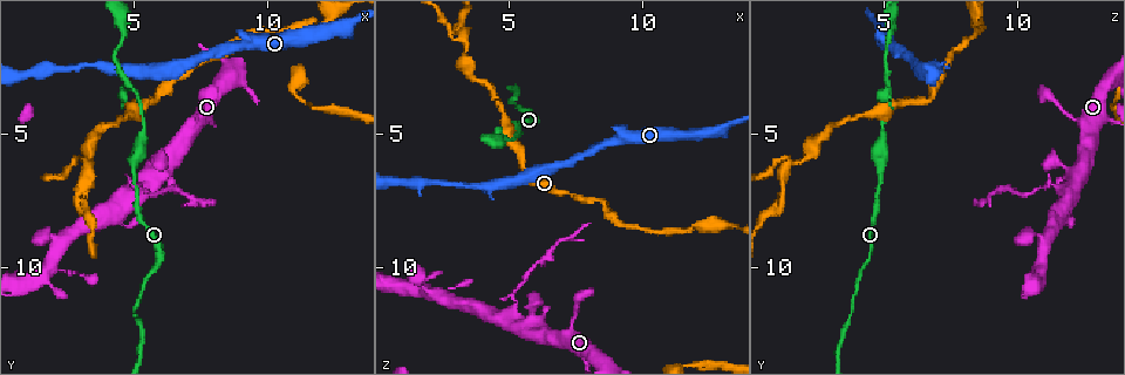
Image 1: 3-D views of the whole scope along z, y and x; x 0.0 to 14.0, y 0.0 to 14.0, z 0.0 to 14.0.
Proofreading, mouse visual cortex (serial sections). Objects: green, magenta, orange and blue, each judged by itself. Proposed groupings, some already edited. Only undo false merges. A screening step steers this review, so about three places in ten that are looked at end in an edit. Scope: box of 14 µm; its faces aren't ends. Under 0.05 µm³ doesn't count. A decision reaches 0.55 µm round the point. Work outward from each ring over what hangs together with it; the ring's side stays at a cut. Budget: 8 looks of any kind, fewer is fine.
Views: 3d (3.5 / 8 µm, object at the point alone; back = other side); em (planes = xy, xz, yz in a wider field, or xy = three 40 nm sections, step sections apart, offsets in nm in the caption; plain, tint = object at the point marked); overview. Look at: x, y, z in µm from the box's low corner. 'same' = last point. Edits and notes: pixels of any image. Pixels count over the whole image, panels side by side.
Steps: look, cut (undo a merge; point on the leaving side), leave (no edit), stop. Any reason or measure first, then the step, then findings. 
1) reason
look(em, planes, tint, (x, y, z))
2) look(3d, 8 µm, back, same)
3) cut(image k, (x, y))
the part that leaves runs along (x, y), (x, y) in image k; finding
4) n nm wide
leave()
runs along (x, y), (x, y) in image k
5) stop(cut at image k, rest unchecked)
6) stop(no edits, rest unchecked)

sharp bend
look(em, xy, step 1, tint, (4.8, 3.3, 5.2))

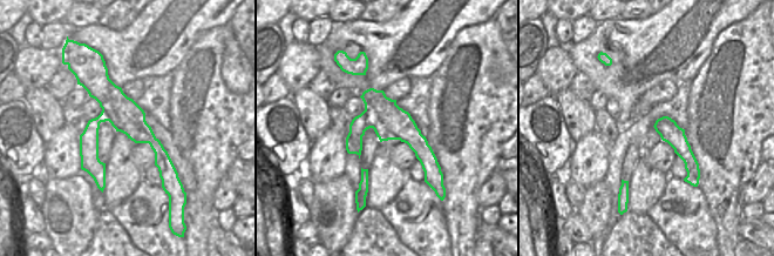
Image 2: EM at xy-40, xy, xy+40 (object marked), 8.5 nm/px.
wider look
look(3d, 3.5 µm, same)

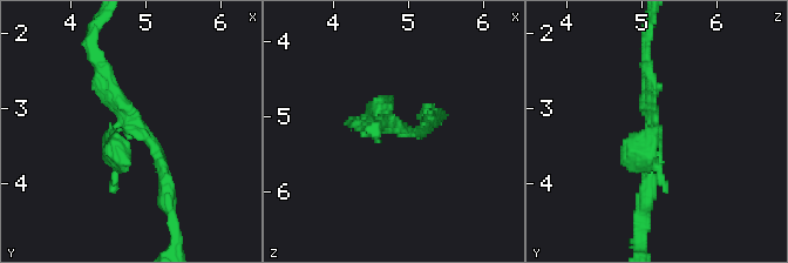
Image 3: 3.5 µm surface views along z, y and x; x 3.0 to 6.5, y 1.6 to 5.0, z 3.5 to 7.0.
leave()
runs along (103, 71), (103, 89), (157, 147), (163, 175) in image 2; all the same cell

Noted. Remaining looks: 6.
look(3d, 3.5 µm, (3.3, 6.0, 1.5))

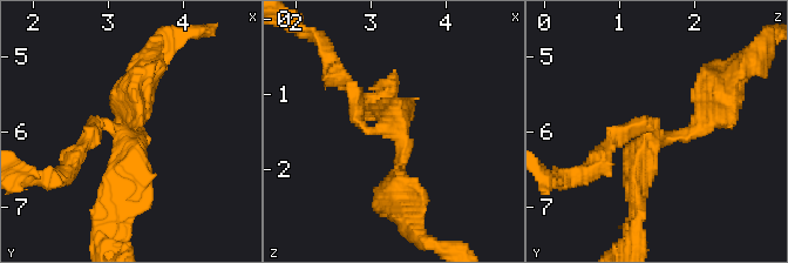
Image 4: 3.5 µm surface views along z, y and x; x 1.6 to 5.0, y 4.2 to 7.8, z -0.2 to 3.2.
3 arms; arms of 150, 200, 300 nm
look(em, xy, step 2, tint, (3.30, 6.10, 1.45))

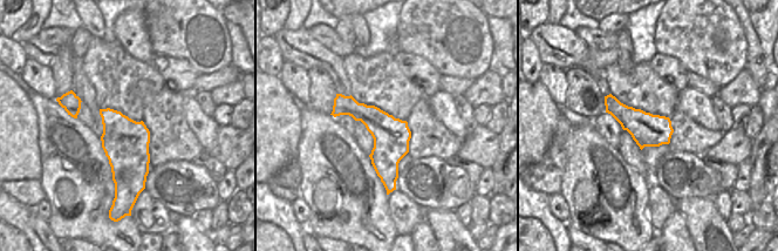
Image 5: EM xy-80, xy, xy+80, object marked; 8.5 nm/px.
leave()
runs along (717, 108), (644, 150), (638, 209) in image 4; continuous, no second cell

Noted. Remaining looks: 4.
look(3d, 3.5 µm, back, (5.2, 7.0, 11.8))

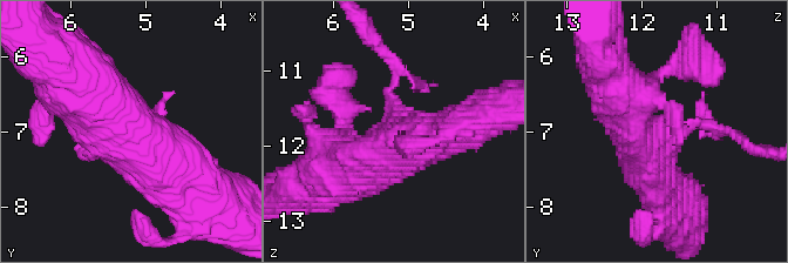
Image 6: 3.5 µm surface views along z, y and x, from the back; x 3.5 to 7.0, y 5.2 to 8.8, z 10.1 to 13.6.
look(em, xy, step 2, tint, (5.20, 7.05, 11.70))

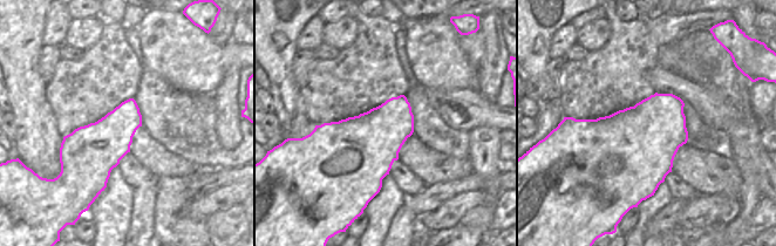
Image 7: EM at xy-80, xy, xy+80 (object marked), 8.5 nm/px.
cut(image 6, (384, 49))
the part that leaves runs along (389, 87), (396, 69), (364, 31) in image 6; a second cell is stuck on

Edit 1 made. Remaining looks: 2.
stop(cut at image 6, rest unchecked)

